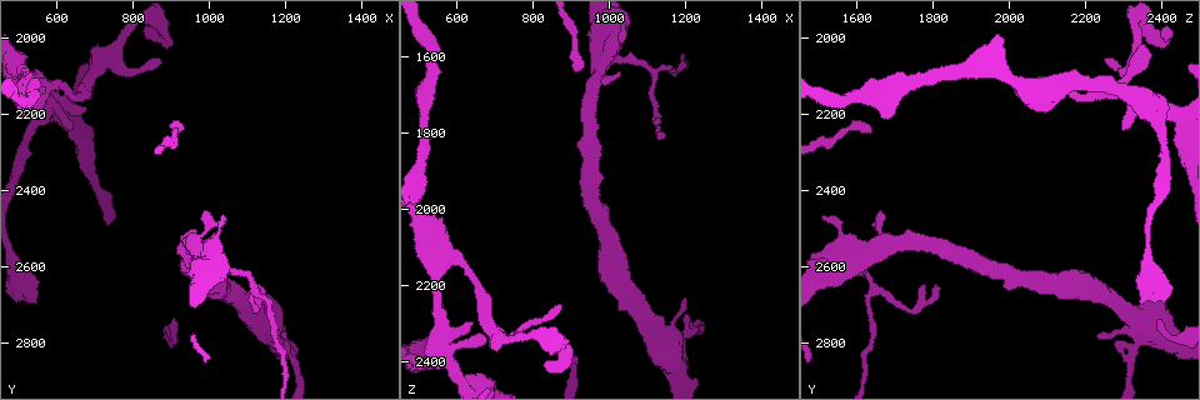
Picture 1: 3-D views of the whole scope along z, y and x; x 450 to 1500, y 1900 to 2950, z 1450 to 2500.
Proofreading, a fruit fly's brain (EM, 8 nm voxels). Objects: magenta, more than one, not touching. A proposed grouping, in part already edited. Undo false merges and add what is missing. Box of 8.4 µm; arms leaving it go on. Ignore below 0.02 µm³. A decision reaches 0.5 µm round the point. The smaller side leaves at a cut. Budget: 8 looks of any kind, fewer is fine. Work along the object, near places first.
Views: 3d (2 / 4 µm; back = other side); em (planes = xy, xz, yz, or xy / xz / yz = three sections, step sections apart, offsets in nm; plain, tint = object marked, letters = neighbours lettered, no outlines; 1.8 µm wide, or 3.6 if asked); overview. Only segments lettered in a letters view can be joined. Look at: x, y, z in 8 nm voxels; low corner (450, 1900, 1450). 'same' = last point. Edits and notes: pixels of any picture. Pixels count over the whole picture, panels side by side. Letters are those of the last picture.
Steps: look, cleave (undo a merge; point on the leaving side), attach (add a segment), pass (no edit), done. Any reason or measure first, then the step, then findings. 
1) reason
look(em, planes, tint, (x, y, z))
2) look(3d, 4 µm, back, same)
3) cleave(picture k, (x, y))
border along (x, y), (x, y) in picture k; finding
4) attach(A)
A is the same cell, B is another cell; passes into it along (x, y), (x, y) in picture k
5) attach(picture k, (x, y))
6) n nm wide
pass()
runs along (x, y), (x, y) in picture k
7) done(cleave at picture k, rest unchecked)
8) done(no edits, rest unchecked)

four or more arms meet
look(em, planes, letters, (995, 2590, 1610))

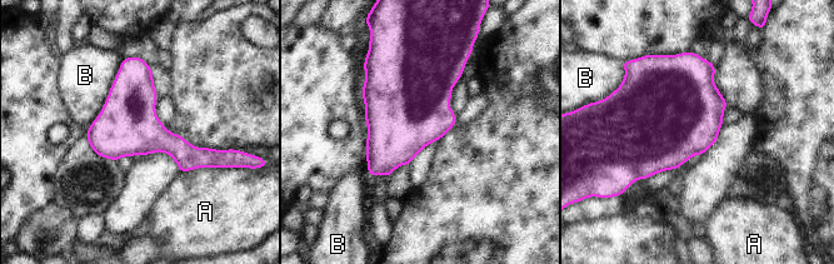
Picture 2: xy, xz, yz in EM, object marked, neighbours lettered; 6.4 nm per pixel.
pass()
A and B are other cells; border along (121, 60), (103, 109), (88, 126) in picture 2; continuous, no second neuron

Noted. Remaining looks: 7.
long arm stops here
look(em, planes, letters, (535, 2695, 2385))

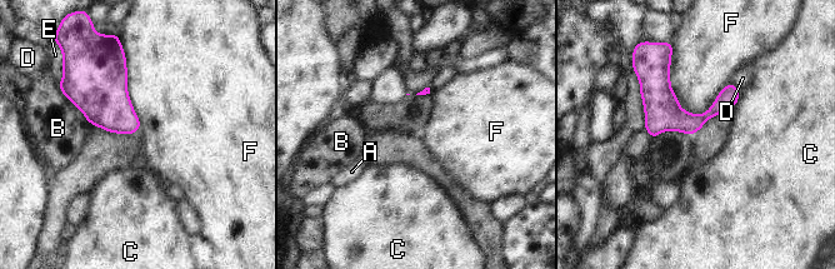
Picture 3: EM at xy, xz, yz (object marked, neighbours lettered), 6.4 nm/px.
F touches over 440 nm
pass()
A, B, C, D, E and F are other cells; border along (671, 54), (678, 103), (703, 114) in picture 3; no lettered segment goes on from it

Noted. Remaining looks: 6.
an open end
look(em, planes, letters, (635, 2235, 2305))

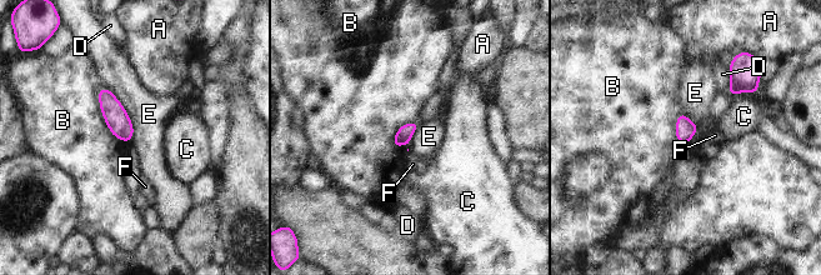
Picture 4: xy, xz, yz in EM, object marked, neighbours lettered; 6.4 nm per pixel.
pass()
A, B, C, D, E and F are other cells; border along (105, 88), (130, 120), (129, 141) in picture 4; no lettered segment goes on from it

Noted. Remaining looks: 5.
an open end
look(em, 3.6 µm, planes, letters, (830, 1970, 2405))

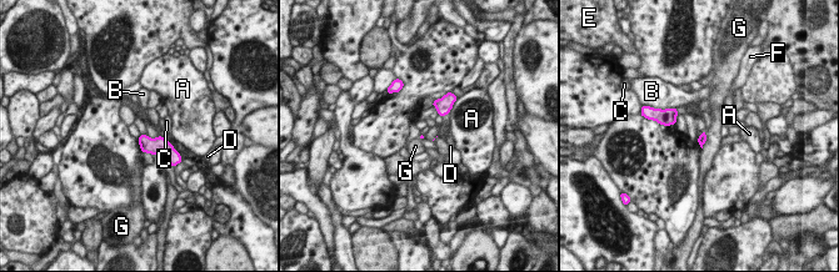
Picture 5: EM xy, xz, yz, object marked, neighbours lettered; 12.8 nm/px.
pass()
A, B, C, D, E, F and G are other cells; border along (705, 131), (705, 142), (702, 149) in picture 5; no lettered segment goes on from it

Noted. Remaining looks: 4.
done(no edits, rest unchecked)

